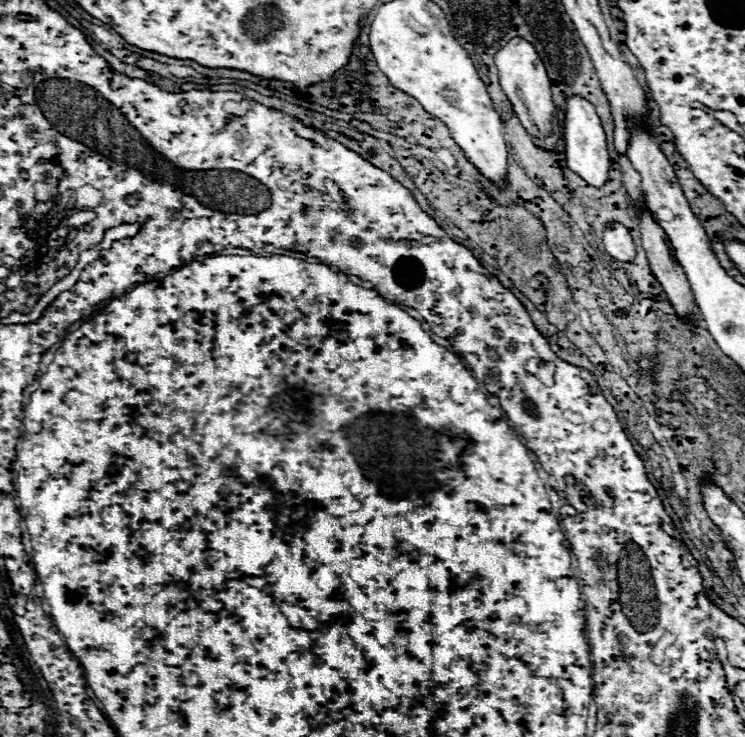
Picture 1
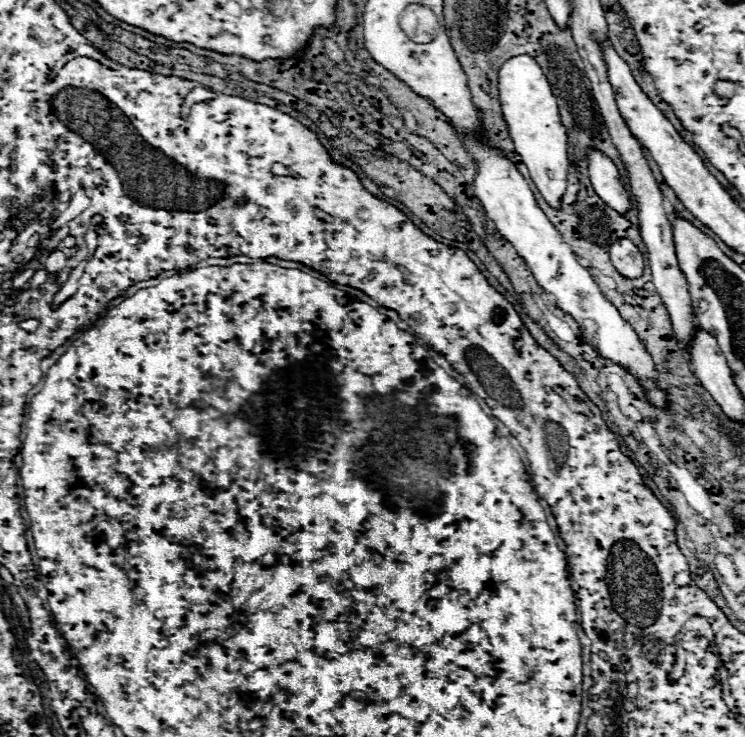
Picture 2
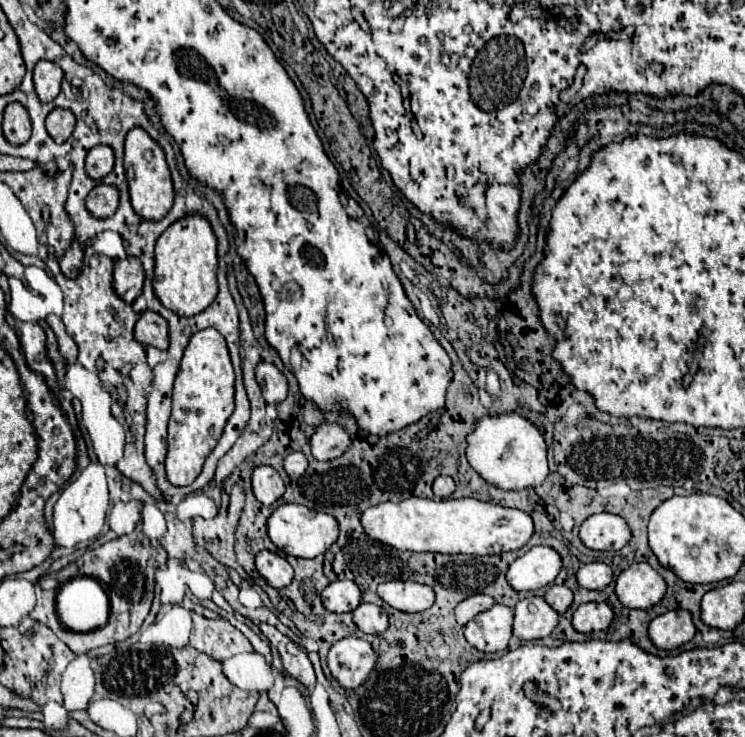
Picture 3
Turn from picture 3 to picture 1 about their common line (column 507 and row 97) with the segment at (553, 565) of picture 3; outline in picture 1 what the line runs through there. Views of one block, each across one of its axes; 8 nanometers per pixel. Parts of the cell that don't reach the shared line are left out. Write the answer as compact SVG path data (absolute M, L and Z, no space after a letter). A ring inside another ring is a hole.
M578 96L570 98L566 104L566 120L564 120L564 140L566 140L566 164L572 172L582 176L590 186L600 188L608 182L610 172L610 156L606 148L606 134L600 124L600 118L594 106Z

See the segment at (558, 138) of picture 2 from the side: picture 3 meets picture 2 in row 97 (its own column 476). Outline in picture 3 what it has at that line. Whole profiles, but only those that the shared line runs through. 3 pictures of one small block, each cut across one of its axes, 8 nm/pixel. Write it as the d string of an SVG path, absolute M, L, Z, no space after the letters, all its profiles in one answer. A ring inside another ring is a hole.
M408 498L404 502L384 502L368 508L362 514L362 526L372 540L380 540L396 550L412 552L440 552L440 554L498 554L508 550L522 548L534 534L534 520L528 512L518 508L508 508L492 502L480 502L476 498L446 498L446 500L426 500L426 498Z

